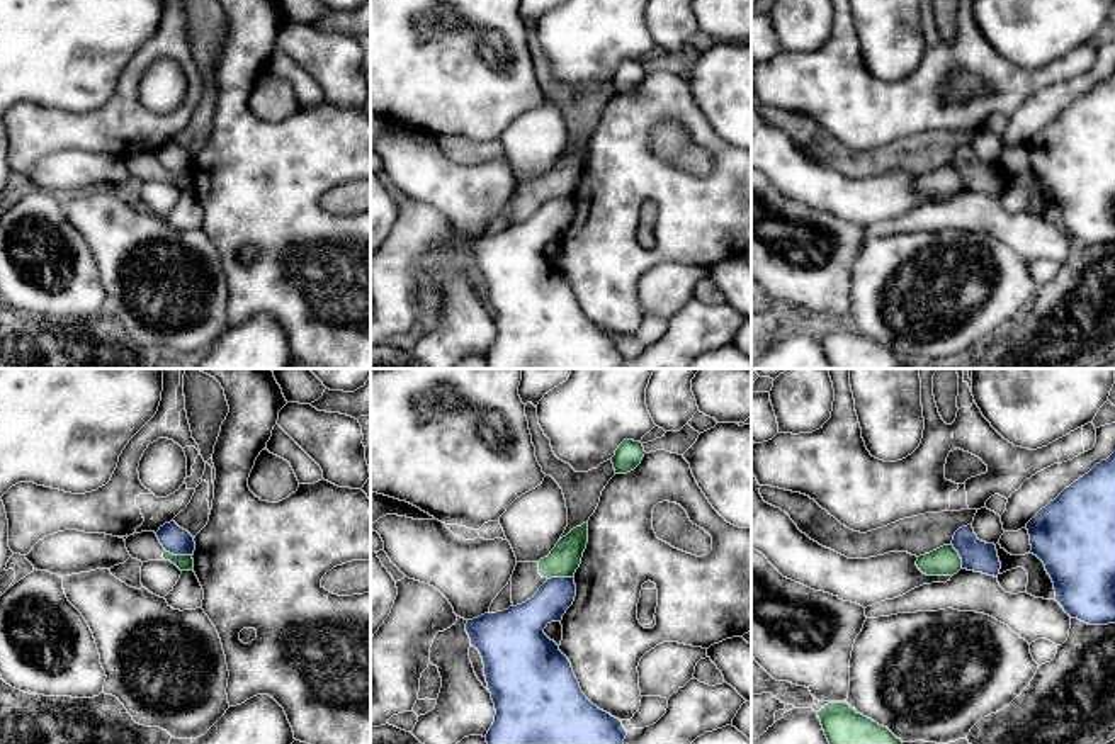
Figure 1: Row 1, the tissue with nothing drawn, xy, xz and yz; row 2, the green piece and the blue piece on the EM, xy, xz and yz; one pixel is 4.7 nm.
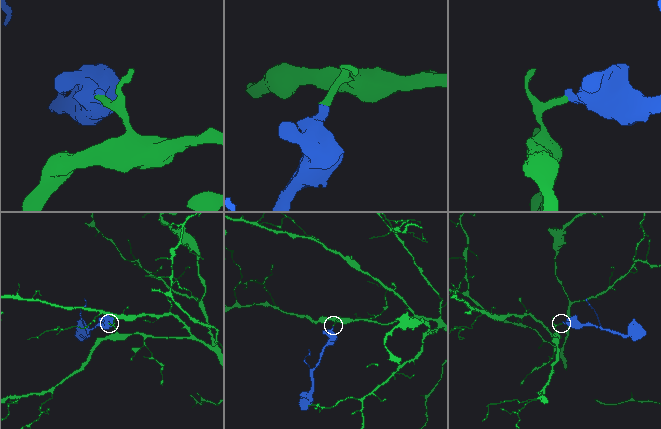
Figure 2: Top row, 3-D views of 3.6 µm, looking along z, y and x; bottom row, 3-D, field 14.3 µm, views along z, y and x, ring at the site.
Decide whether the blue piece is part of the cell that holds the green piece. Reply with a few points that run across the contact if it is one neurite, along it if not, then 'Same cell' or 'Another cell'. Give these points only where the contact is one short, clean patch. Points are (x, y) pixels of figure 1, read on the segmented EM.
Line: xy (167, 551), (177, 556), (191, 556). Another cell

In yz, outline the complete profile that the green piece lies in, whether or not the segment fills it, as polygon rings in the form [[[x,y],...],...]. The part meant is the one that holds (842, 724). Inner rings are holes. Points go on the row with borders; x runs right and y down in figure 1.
[[[828,703],[818,717],[829,744],[903,744],[887,727],[863,717],[848,703]]]

